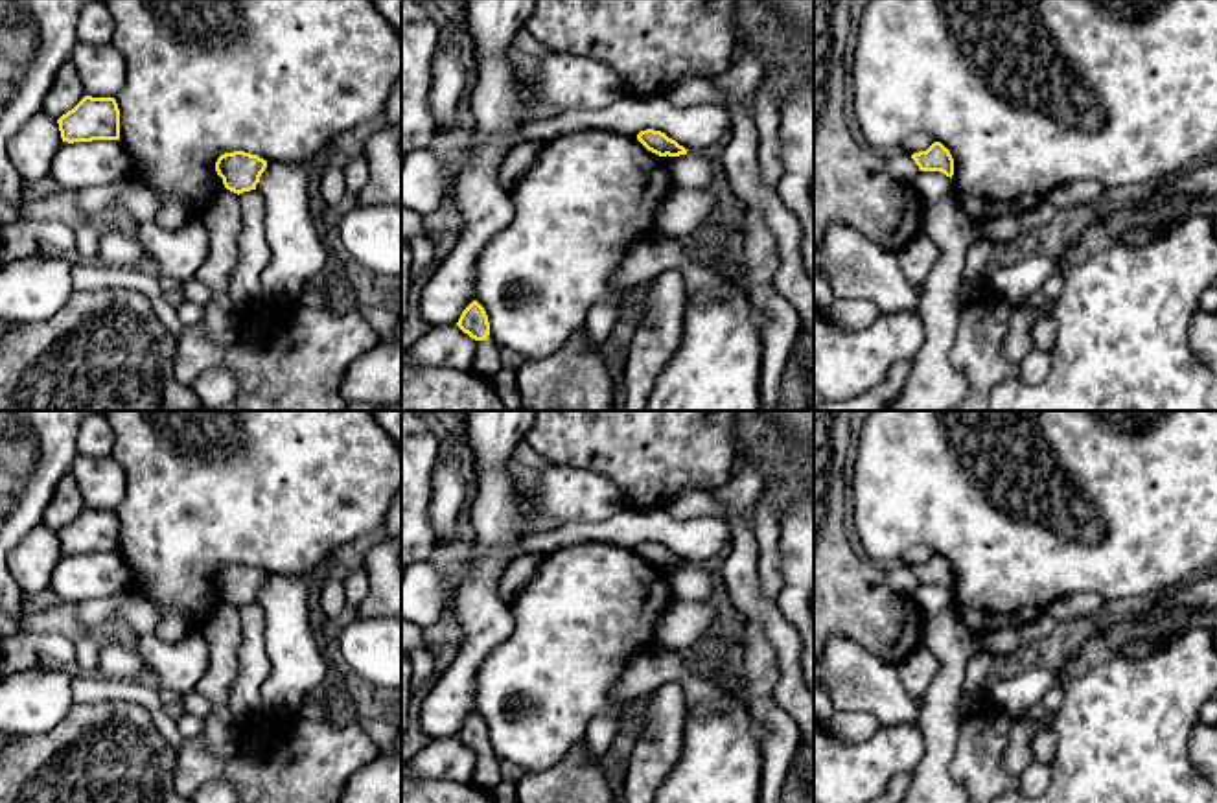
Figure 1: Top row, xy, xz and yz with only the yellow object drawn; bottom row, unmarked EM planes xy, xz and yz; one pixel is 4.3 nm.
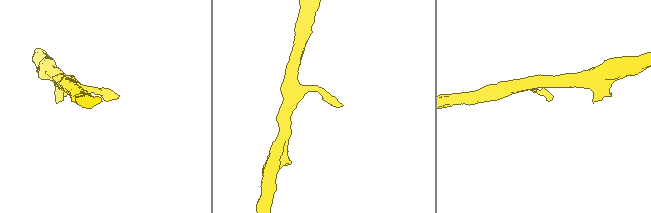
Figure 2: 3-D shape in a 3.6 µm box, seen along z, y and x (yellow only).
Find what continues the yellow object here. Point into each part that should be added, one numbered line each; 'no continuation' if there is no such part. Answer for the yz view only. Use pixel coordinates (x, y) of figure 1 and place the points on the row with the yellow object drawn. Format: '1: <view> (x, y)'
no continuation

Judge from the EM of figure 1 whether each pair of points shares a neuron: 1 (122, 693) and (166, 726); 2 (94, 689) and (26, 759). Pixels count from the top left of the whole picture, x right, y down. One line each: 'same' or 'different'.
1: same
2: different

